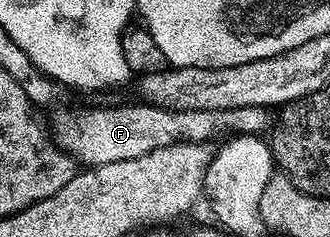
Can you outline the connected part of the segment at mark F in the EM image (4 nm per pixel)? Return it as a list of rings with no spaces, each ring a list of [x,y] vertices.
[[[140,105],[109,106],[106,110],[93,110],[75,122],[61,122],[55,133],[56,141],[82,167],[92,168],[119,160],[135,160],[135,156],[147,156],[147,152],[155,152],[155,148],[167,148],[180,142],[209,144],[212,138],[221,138],[224,134],[261,136],[266,133],[265,129],[270,129],[270,111],[264,106],[230,110],[164,110],[161,106]]]

